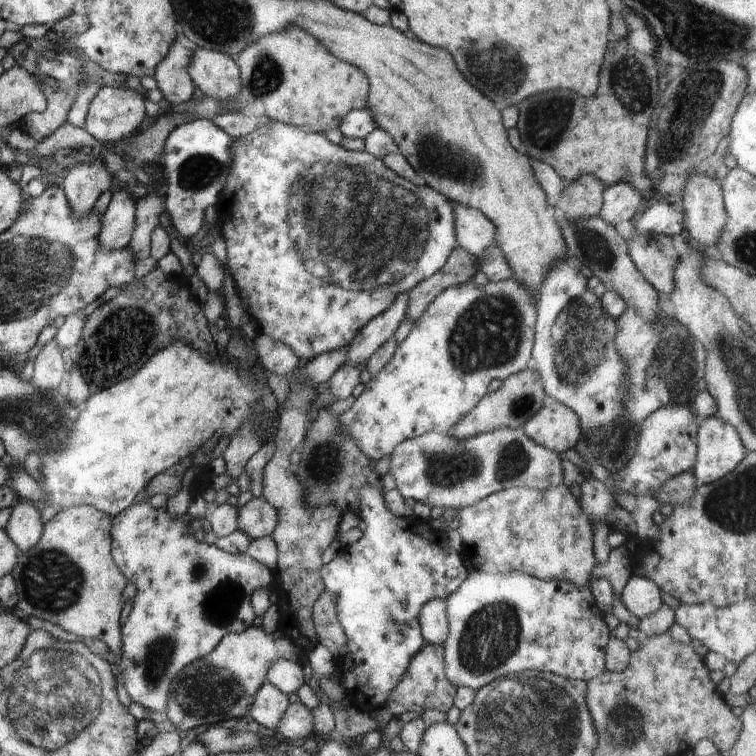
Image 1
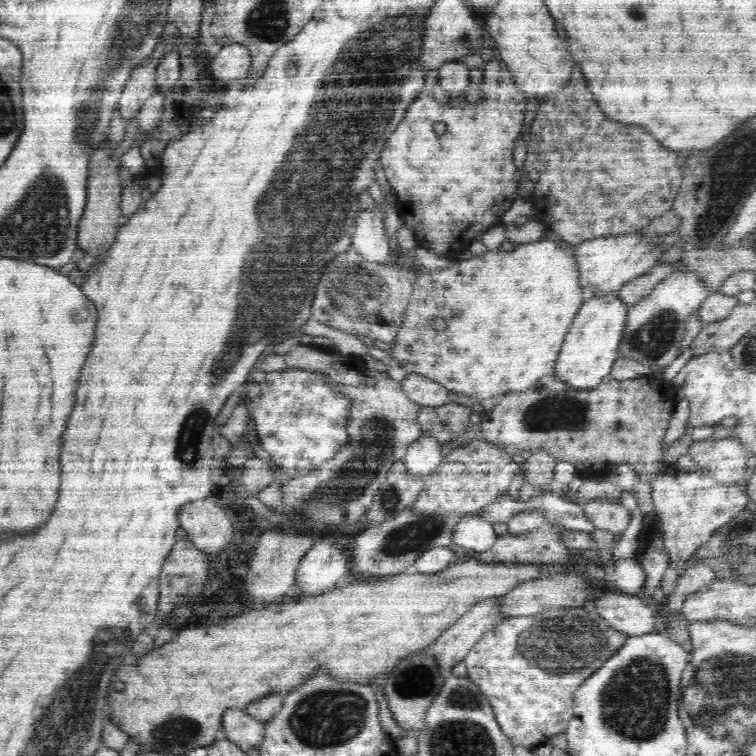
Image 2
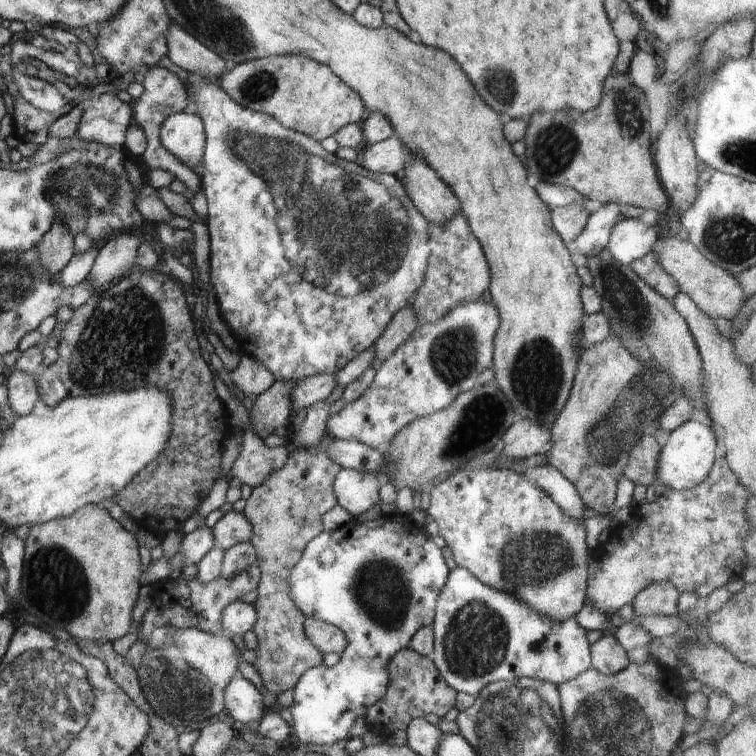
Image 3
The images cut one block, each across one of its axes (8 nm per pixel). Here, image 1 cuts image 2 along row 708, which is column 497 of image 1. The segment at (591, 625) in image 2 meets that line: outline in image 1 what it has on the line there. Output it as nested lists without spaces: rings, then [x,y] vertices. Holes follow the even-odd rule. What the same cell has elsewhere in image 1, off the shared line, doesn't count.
[[[563,482],[558,483],[556,486],[547,488],[546,490],[534,490],[527,489],[526,487],[510,487],[491,494],[476,504],[469,507],[460,509],[460,525],[458,528],[459,534],[463,540],[462,556],[467,556],[470,560],[470,564],[473,566],[473,570],[484,571],[485,573],[506,573],[508,570],[515,569],[521,570],[523,573],[535,576],[536,578],[547,581],[568,581],[569,583],[583,587],[586,583],[589,583],[591,578],[592,569],[596,566],[597,561],[594,558],[593,547],[593,530],[591,520],[582,512],[579,502],[572,495],[570,488]]]

